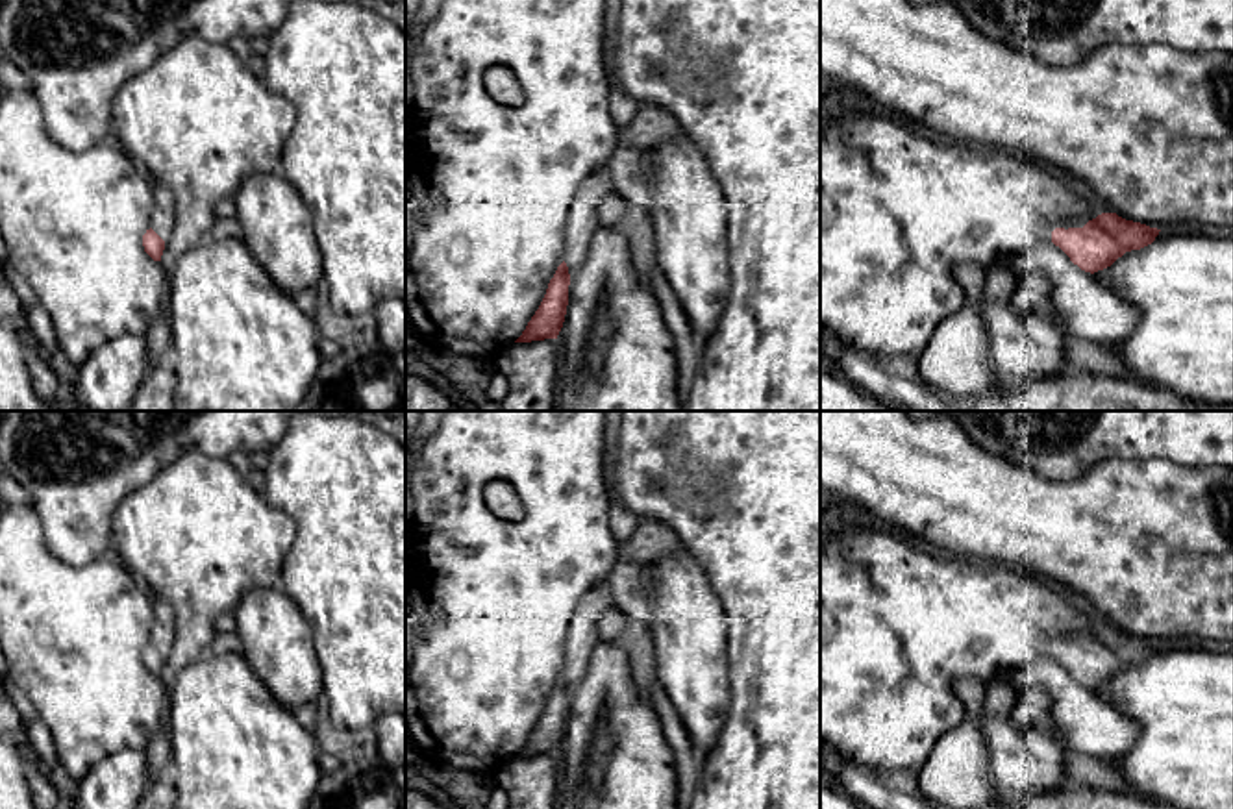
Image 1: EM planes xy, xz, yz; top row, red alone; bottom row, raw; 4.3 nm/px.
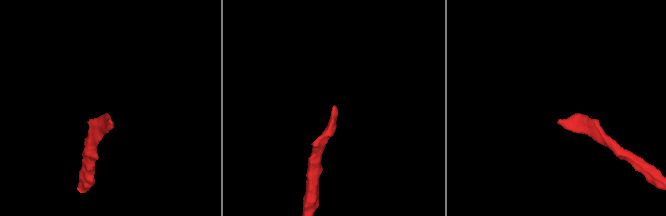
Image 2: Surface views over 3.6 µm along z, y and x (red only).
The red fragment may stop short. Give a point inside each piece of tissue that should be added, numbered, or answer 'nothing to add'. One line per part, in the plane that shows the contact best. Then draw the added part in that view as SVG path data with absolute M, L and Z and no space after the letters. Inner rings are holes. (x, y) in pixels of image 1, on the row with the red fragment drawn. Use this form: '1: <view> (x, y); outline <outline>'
1: xy (163, 217); outline M154 183L154 211L150 215L150 228L167 243L176 224L176 198L174 193L163 185Z

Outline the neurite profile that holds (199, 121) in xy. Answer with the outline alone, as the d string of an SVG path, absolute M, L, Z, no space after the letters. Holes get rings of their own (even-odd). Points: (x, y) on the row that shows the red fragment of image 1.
M187 35L126 81L111 111L120 146L154 183L174 193L176 224L161 255L167 270L189 248L209 239L218 200L233 198L255 172L280 170L283 144L296 120L293 104L270 93L228 44L198 35Z

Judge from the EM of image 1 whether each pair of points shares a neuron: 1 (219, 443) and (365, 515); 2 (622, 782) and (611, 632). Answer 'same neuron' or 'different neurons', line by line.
1: different neurons
2: different neurons

